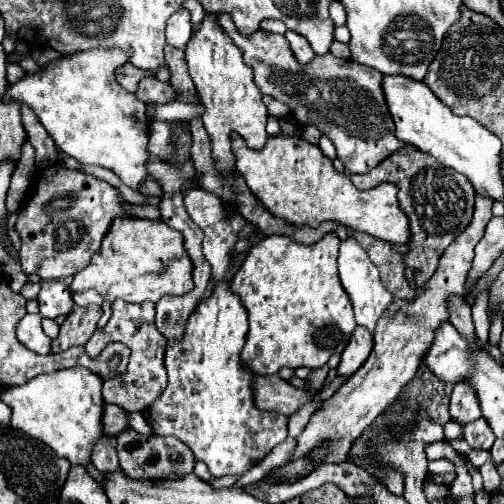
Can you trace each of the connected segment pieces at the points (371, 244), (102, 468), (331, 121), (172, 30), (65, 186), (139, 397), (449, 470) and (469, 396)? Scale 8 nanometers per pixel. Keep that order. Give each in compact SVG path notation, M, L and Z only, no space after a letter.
M349 230L349 234L361 244L361 248L369 254L371 262L379 268L381 282L385 284L385 288L391 290L395 298L409 300L415 294L415 288L411 286L407 278L407 270L405 270L401 252L395 246L391 246L389 242L377 240L369 234L355 232L355 230Z
M101 444L101 448L97 448L97 452L93 452L93 464L99 472L103 474L111 474L111 472L119 472L119 460L117 460L117 452L113 448L113 444Z
M229 14L219 16L219 24L231 40L243 50L245 62L253 68L255 84L263 94L291 108L291 116L301 124L313 124L337 148L337 158L353 174L365 174L401 148L401 140L393 134L393 118L385 106L381 92L381 72L361 66L355 60L335 58L333 54L315 56L309 68L301 68L293 60L293 52L281 34L257 30L249 36L237 32Z
M181 8L167 20L167 44L173 48L185 48L191 36L191 14L189 10Z
M61 164L43 166L33 176L33 182L35 190L15 222L15 232L21 238L21 268L25 274L39 274L43 280L75 276L97 252L101 236L105 236L113 218L129 214L121 208L113 186L79 170L69 170Z
M115 300L111 304L113 314L105 328L97 328L89 342L85 344L85 350L89 352L91 358L98 356L107 342L123 342L131 350L129 366L127 372L119 378L105 380L103 384L103 400L107 404L117 404L125 408L127 412L143 412L153 404L159 396L161 390L167 384L167 372L165 372L165 346L167 340L161 336L161 332L155 328L155 304L129 304L123 300Z
M435 460L435 462L429 462L429 472L431 474L453 474L455 464L451 460Z
M459 382L459 384L453 388L449 414L451 414L451 420L457 420L459 424L473 422L473 420L477 420L477 418L481 416L477 392L471 388L469 382L467 382L467 384L465 384L465 382Z

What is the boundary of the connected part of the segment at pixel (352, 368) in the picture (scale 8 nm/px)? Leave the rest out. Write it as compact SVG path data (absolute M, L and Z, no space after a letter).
M357 326L349 344L347 344L347 348L341 354L337 376L339 378L353 376L357 372L357 368L367 360L371 348L373 348L373 336L369 332L365 332L365 328Z

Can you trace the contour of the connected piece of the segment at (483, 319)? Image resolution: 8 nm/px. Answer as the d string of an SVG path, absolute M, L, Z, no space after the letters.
M484 290L477 297L474 305L472 306L472 319L475 327L475 333L478 338L483 341L488 341L490 322L486 312L489 300L488 290Z

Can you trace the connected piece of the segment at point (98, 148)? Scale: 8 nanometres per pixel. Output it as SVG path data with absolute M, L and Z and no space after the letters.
M121 50L77 52L7 88L7 100L25 102L41 120L61 152L81 164L99 164L115 172L131 190L139 190L147 176L149 118L147 106L115 80L115 68L125 60Z

